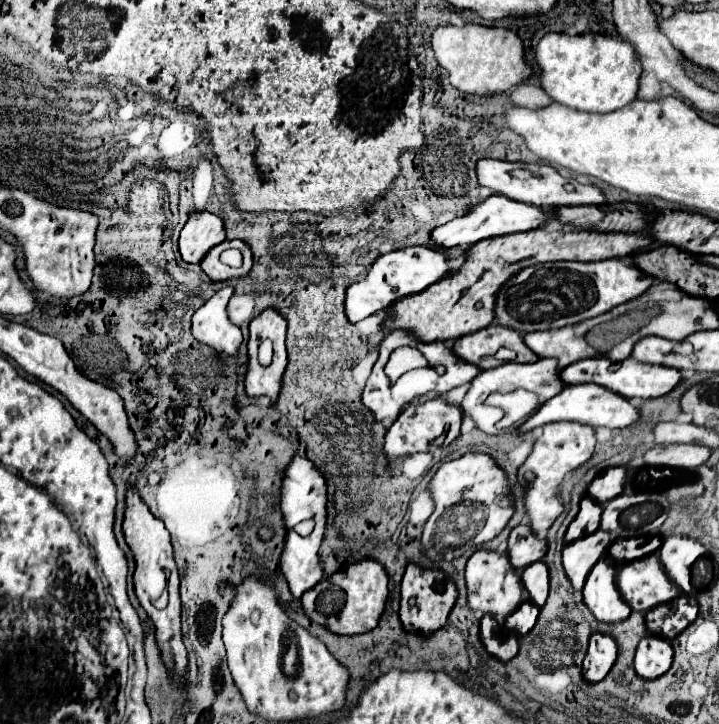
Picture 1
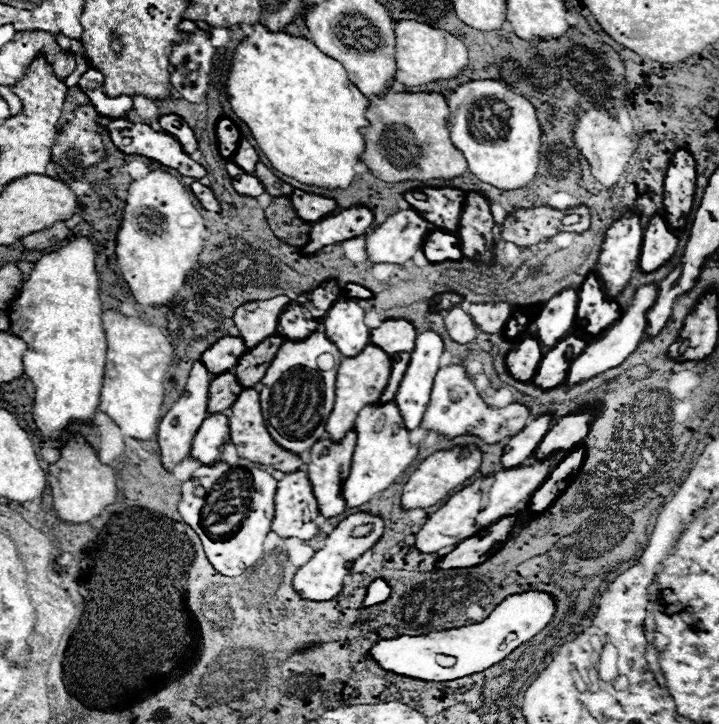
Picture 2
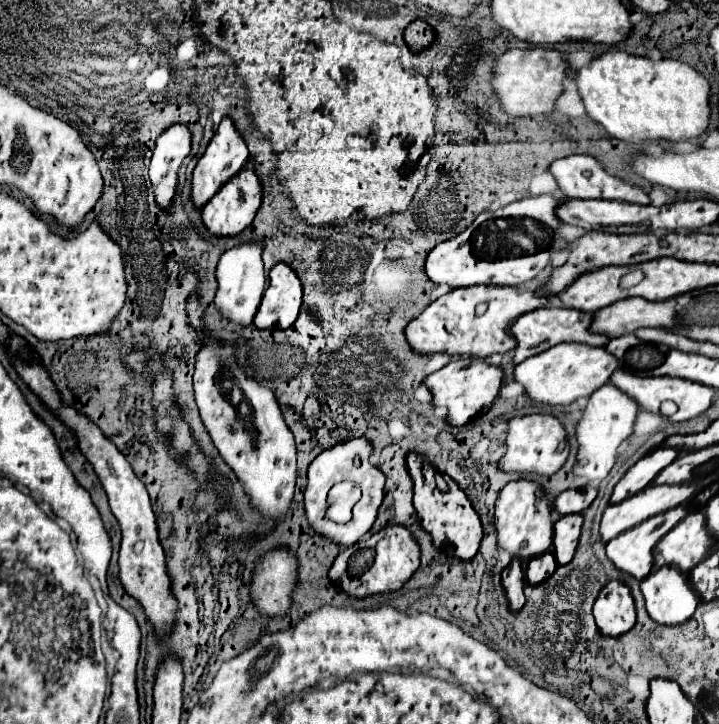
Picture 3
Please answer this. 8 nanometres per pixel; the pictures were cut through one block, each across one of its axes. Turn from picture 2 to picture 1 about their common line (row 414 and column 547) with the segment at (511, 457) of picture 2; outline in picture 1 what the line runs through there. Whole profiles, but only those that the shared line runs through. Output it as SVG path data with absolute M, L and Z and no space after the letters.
M518 524L510 532L508 554L510 554L510 562L516 570L522 570L522 568L534 564L536 560L542 560L546 550L548 550L546 540L538 538L530 526Z

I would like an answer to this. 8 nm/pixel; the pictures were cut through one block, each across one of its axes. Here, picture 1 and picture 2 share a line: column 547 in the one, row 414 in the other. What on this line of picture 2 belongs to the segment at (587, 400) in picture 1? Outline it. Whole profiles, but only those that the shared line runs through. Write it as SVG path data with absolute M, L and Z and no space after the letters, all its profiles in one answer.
M426 330L422 334L416 336L416 346L414 346L414 352L412 352L412 358L410 358L410 366L402 378L402 384L398 388L398 394L396 394L396 404L400 408L400 414L404 418L404 424L408 430L414 430L422 424L422 418L424 418L424 412L426 412L426 406L430 402L430 392L432 392L432 382L434 382L434 376L440 368L440 356L444 352L444 340L438 332L434 330Z

